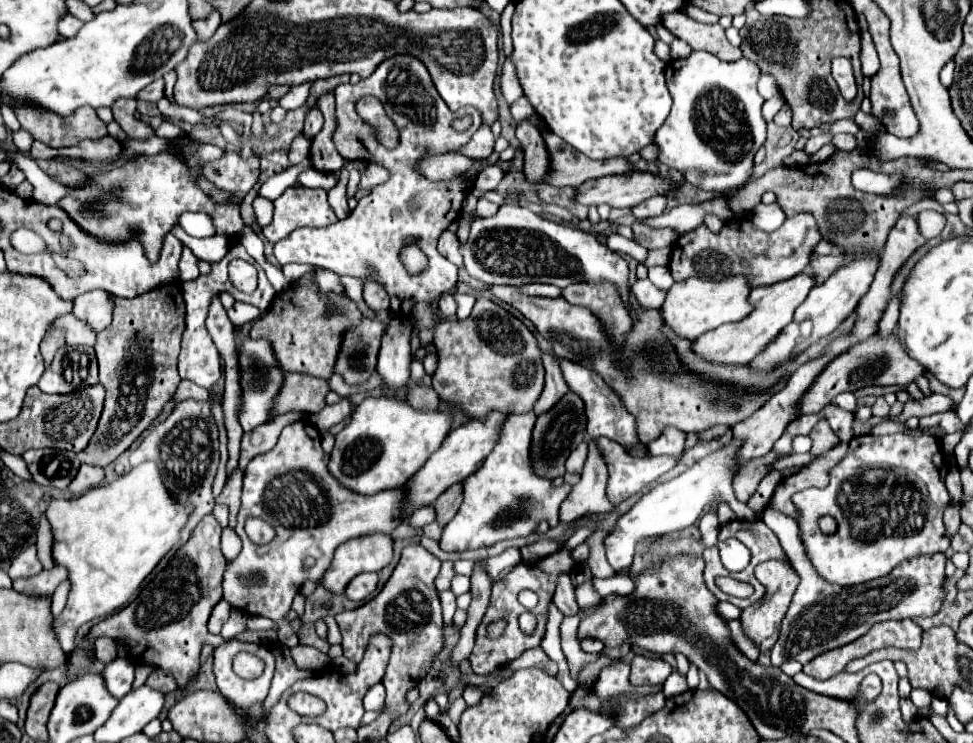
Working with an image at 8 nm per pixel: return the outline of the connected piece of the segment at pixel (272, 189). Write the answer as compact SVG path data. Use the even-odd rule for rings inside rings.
M305 158L299 166L289 166L285 172L275 174L275 176L271 176L267 182L263 182L261 188L259 188L259 194L261 194L263 198L275 200L275 198L277 198L279 194L283 194L283 190L289 188L289 186L297 180L297 176L299 176L303 170L307 170L307 168L311 168L311 160L309 160L309 158Z

